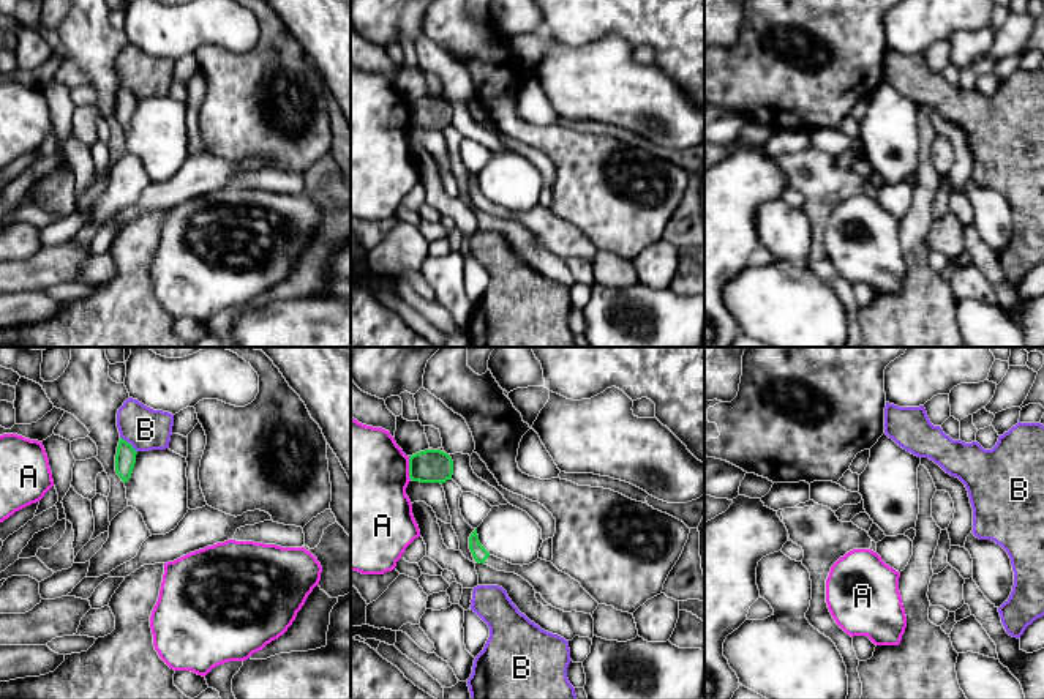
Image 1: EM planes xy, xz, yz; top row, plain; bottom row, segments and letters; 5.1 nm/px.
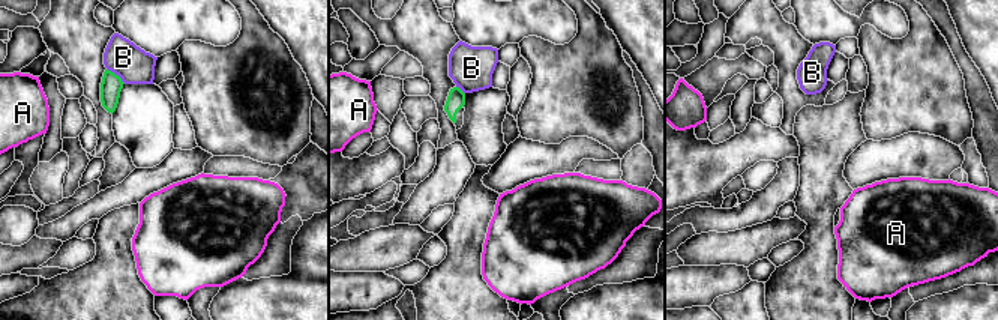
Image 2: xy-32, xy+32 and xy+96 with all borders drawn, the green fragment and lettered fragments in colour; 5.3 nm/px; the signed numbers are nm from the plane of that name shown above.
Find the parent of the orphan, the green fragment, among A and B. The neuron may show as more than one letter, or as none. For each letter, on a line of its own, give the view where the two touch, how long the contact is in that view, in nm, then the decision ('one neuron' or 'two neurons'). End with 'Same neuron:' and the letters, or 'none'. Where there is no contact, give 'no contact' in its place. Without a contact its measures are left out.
A: xz | 120 nm | two neurons
B: xy | 120 nm | two neurons
Same neuron: none

